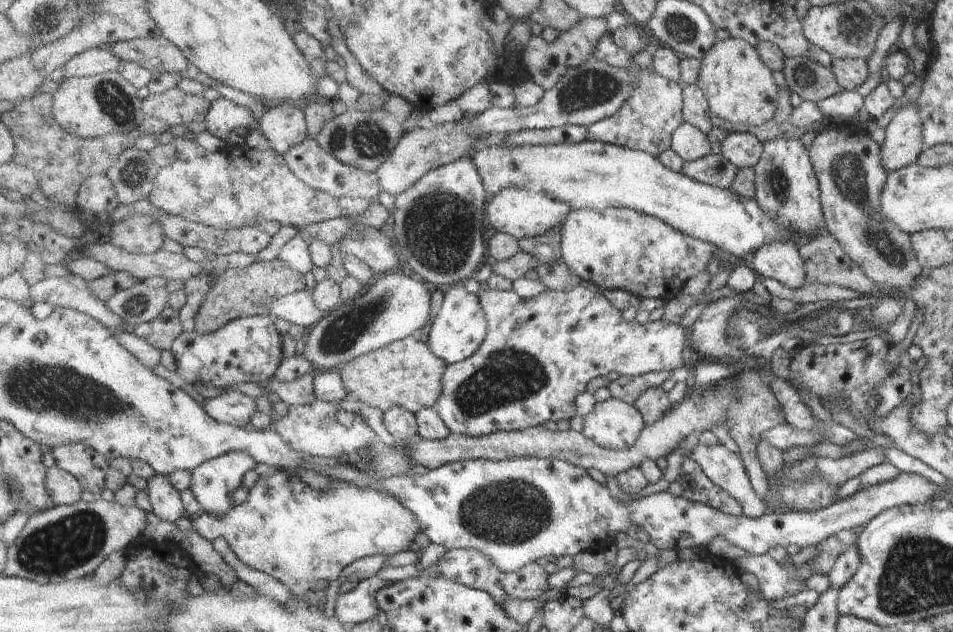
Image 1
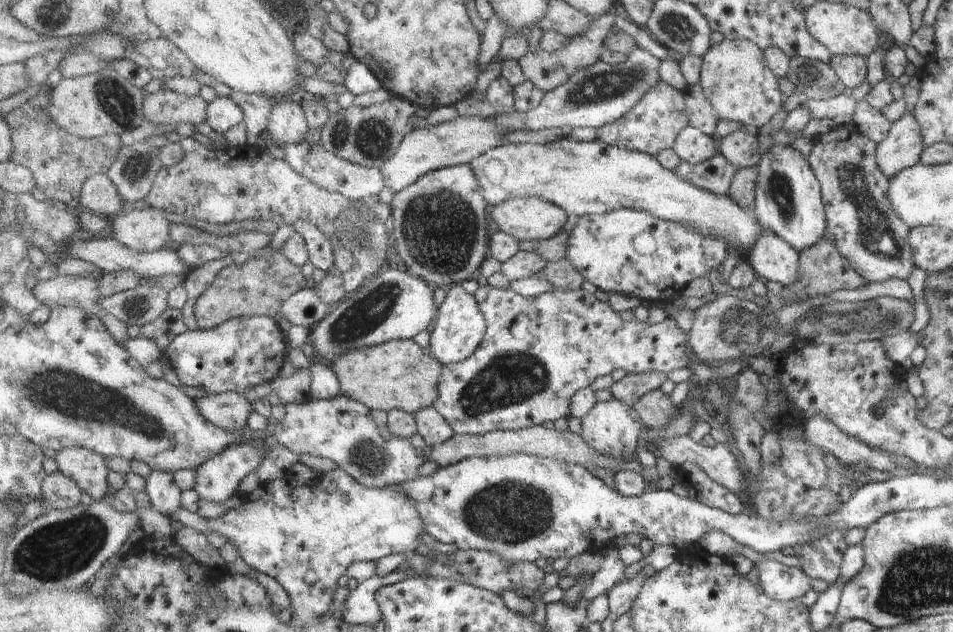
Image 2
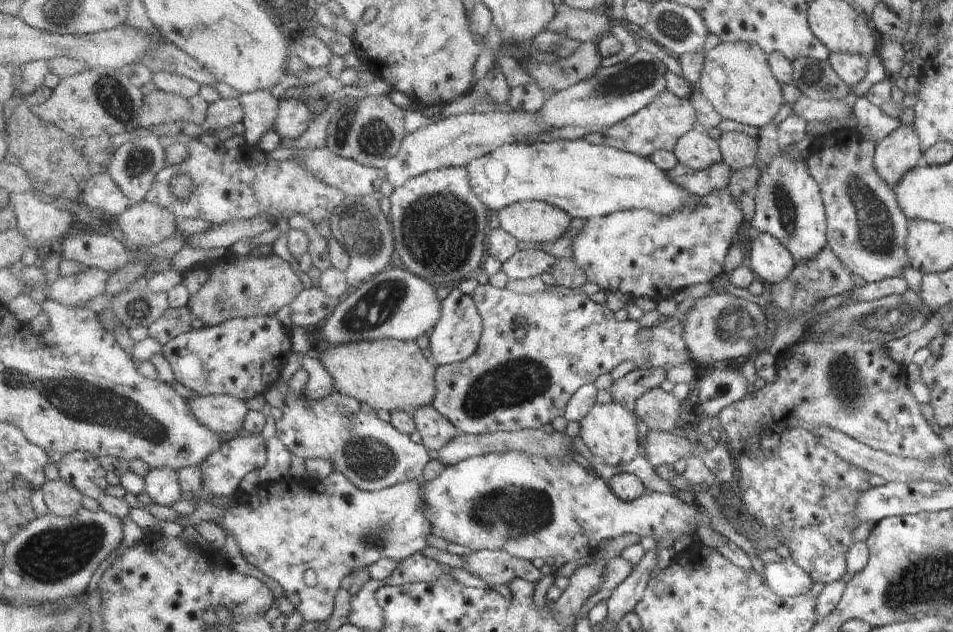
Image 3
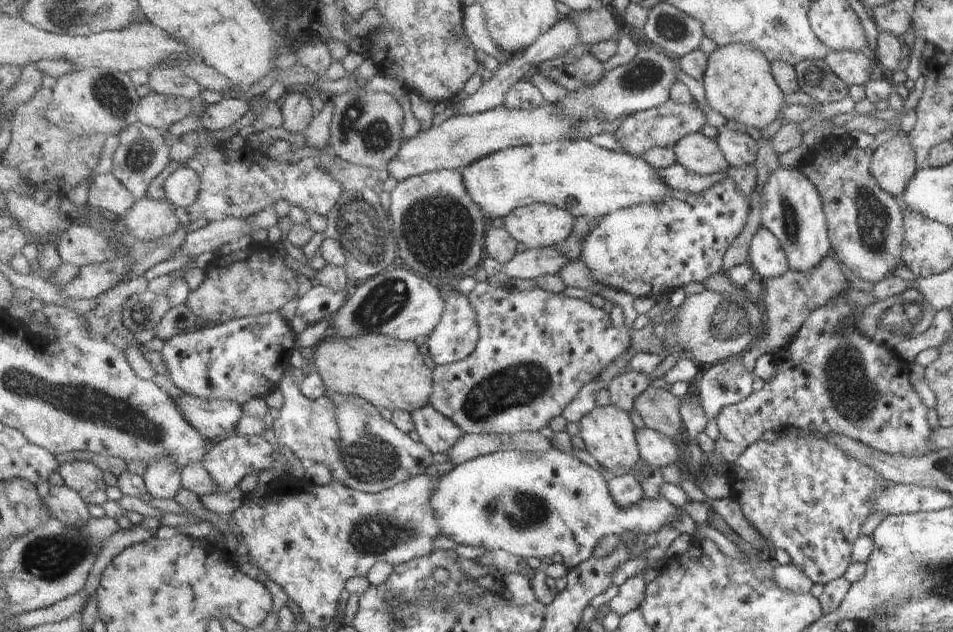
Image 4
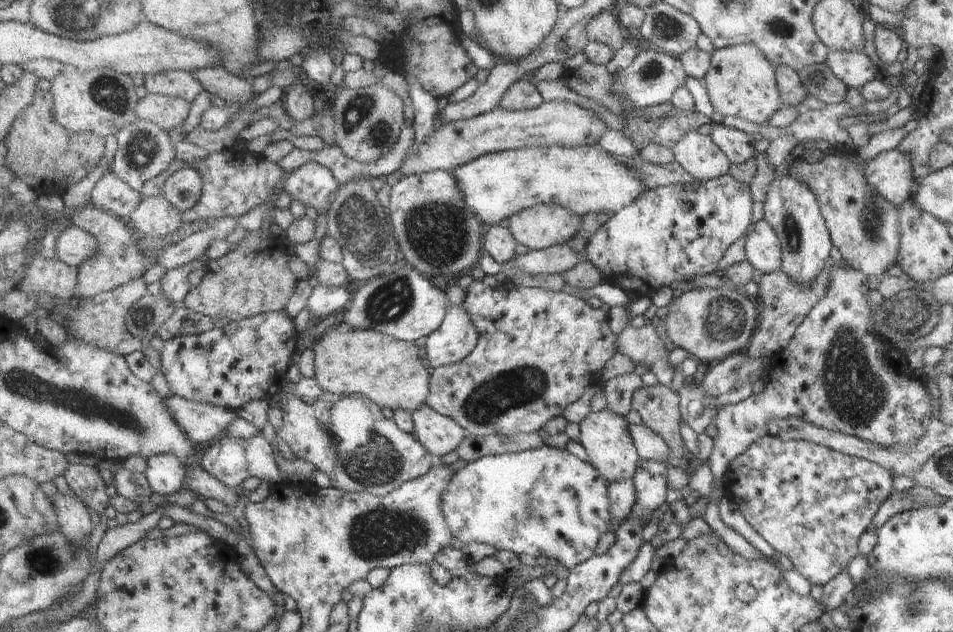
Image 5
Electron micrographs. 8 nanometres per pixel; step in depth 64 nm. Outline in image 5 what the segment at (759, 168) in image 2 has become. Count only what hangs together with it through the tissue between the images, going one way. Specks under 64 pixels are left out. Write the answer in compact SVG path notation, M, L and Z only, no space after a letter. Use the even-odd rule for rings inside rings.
M787 174L780 179L773 178L767 186L765 202L763 203L763 220L771 226L779 240L781 250L780 272L785 272L793 278L795 284L807 286L813 278L823 270L829 261L831 242L817 205L817 198L805 186L805 182Z

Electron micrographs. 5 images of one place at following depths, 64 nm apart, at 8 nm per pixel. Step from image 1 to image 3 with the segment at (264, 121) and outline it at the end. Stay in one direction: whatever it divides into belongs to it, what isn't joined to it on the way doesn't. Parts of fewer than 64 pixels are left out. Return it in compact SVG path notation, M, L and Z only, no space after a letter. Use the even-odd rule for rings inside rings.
M283 99L279 104L279 116L275 122L274 132L285 144L299 139L309 129L312 124L311 110L303 100Z

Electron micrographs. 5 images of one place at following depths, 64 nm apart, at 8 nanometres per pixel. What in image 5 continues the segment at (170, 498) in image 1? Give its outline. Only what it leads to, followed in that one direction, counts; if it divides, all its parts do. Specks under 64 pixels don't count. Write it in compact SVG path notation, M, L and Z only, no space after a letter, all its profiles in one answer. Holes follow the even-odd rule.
M161 453L152 456L148 460L145 474L155 492L155 498L179 492L184 486L186 470L176 454Z

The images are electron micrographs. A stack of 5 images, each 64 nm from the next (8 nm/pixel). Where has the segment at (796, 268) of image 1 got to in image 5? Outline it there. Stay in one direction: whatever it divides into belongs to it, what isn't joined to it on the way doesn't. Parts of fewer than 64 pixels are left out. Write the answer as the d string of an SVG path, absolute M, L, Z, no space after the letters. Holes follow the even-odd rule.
M765 220L751 224L745 238L746 262L756 274L773 274L781 268L779 240Z

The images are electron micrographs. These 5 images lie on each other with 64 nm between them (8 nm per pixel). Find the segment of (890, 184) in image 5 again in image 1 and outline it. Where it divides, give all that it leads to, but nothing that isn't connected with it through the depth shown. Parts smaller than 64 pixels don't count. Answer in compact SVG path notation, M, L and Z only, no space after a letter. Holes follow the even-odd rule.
M901 102L885 126L884 142L879 146L879 163L885 172L917 161L917 156L925 148L922 142L923 126L917 103Z

